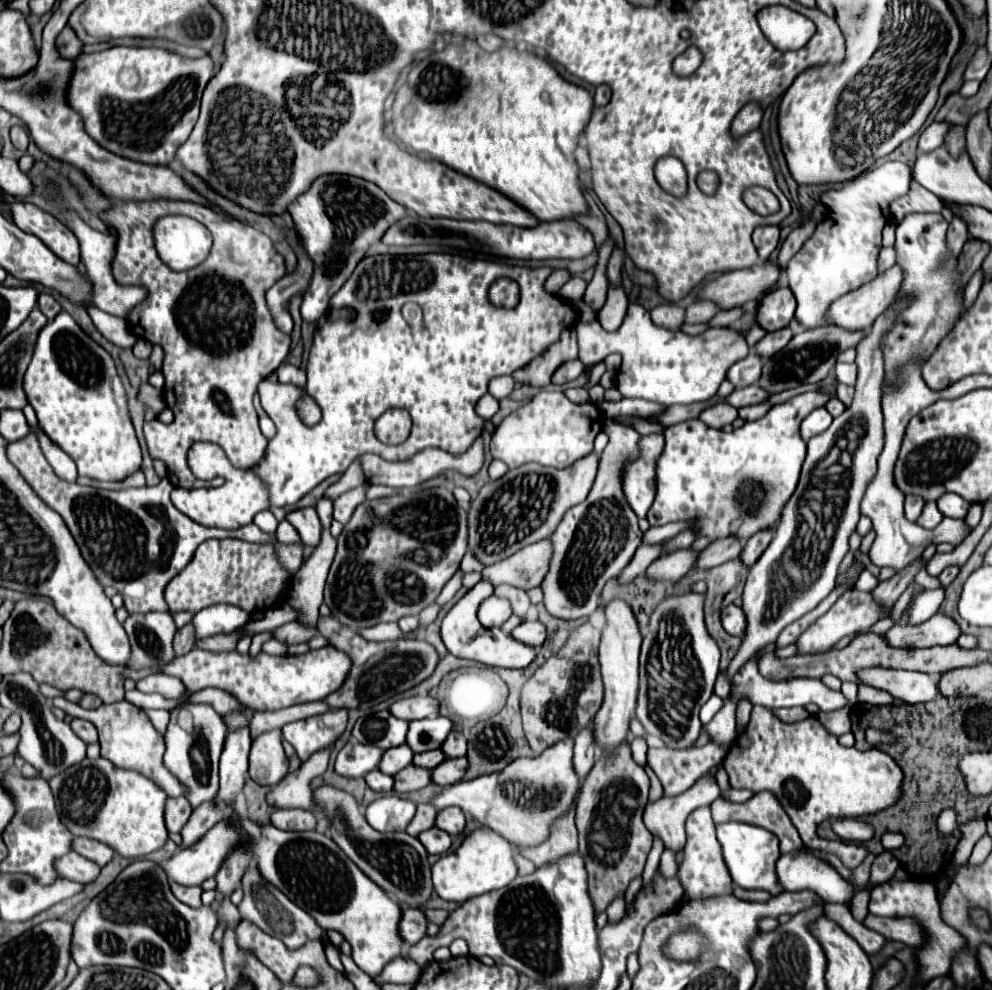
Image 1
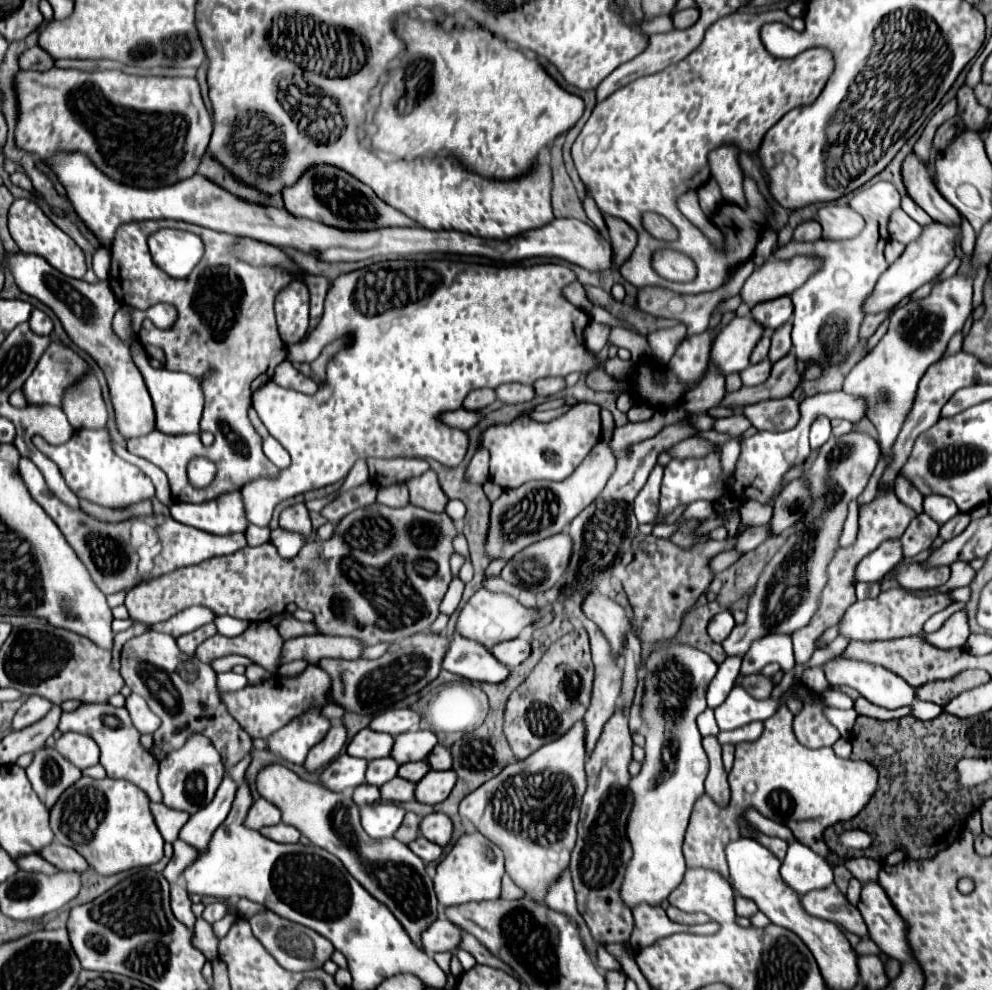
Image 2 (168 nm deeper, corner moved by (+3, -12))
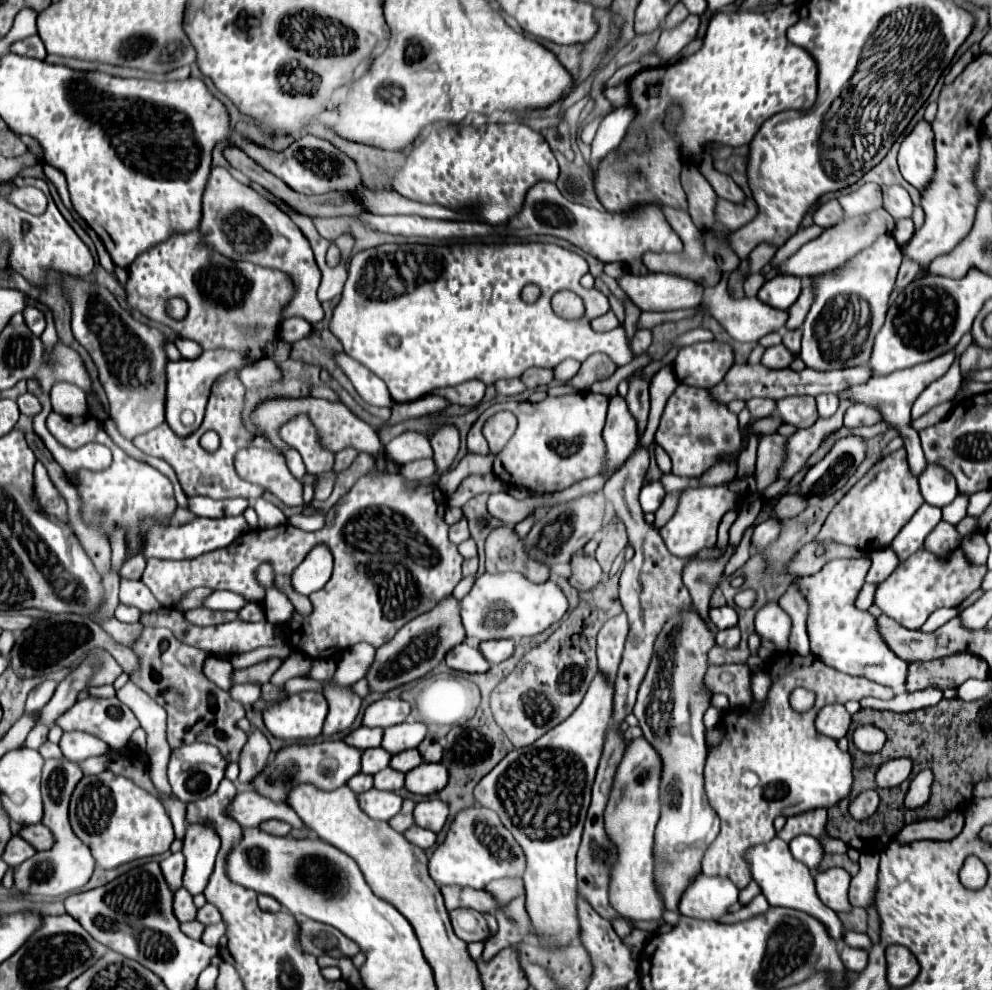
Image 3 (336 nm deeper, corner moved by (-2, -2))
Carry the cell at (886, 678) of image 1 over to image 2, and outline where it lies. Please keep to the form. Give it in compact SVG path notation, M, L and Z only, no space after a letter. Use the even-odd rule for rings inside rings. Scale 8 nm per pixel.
M841 656L829 660L825 664L825 676L829 680L831 686L849 686L853 690L857 690L863 698L867 698L871 704L883 706L887 710L895 710L895 708L903 708L903 706L911 706L917 698L917 692L913 686L909 686L901 676L879 668L875 664L867 664L867 662L857 662L857 660L841 660Z

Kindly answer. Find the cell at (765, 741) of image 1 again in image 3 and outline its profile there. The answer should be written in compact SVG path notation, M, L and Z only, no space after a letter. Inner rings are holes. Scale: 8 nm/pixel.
M774 652L764 664L764 670L772 676L772 686L762 710L758 714L734 708L722 712L722 722L718 724L722 738L708 748L704 772L704 788L710 806L722 820L722 830L706 850L702 870L706 876L732 880L740 890L752 880L744 854L748 846L758 846L774 838L772 822L776 816L794 816L814 808L830 808L850 792L854 782L852 756L842 752L832 738L818 734L814 728L814 714L818 714L822 706L834 702L844 704L866 696L890 700L896 696L888 686L842 674L826 666L814 654L798 656L794 652ZM798 686L816 694L816 706L806 714L798 714L788 702L790 692ZM744 772L754 772L758 776L754 788L746 788L740 782Z

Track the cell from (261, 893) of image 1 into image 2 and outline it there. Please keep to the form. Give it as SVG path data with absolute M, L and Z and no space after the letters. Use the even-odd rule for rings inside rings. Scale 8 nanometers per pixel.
M263 908L261 912L253 914L249 918L249 924L251 924L251 930L255 934L255 938L267 948L267 952L287 970L293 970L293 972L303 972L303 970L311 970L311 968L319 968L323 966L325 960L329 960L331 952L333 952L333 944L323 938L321 934L313 932L311 928L305 928L297 922L291 922L291 920L285 920L281 916L277 916L275 912Z

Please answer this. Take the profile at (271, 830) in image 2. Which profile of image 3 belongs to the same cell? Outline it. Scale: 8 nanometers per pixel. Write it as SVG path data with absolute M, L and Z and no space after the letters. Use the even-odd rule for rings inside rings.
M266 820L258 828L268 834L274 834L274 836L286 836L290 832L290 824L282 822L282 820Z

